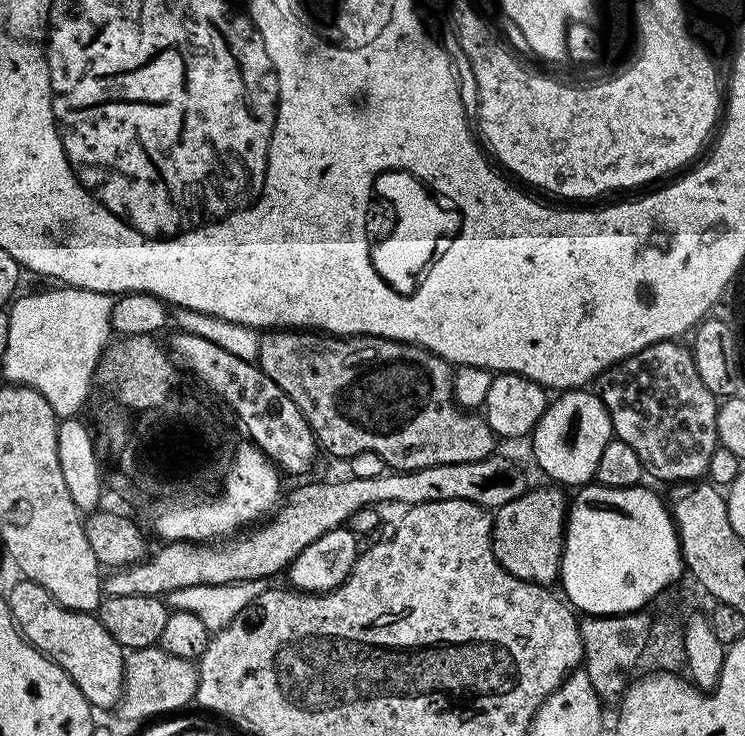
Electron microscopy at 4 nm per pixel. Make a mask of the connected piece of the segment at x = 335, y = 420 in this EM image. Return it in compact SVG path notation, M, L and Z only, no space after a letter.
M268 330L260 336L259 366L267 376L274 378L290 398L294 398L294 406L302 410L306 422L311 426L312 433L316 435L317 445L324 448L332 456L344 456L351 458L363 452L373 452L382 458L389 469L397 472L413 472L419 468L429 468L439 464L457 464L458 462L478 462L493 455L498 448L498 438L490 430L490 426L484 420L483 415L472 410L465 410L457 405L452 397L452 380L454 377L453 365L449 364L438 354L434 354L425 348L419 348L417 344L403 344L401 340L384 340L380 336L329 336L315 330Z

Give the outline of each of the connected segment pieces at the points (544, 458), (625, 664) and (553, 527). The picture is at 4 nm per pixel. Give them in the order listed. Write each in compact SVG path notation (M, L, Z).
M564 390L549 403L538 426L530 434L537 469L560 486L584 486L595 477L602 450L614 439L606 406L592 390Z
M643 615L584 616L580 620L580 637L584 647L582 668L589 675L590 683L603 702L619 701L630 683L628 671L635 669L639 655L647 645L652 625L643 620Z
M545 485L527 489L518 499L496 510L492 523L492 549L508 573L531 584L551 587L560 575L568 498L564 496L563 489Z

